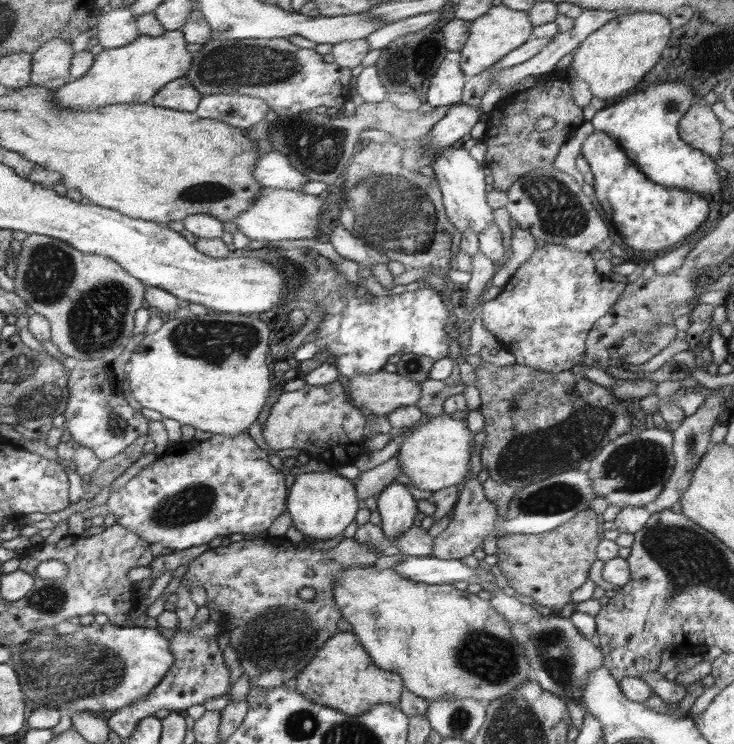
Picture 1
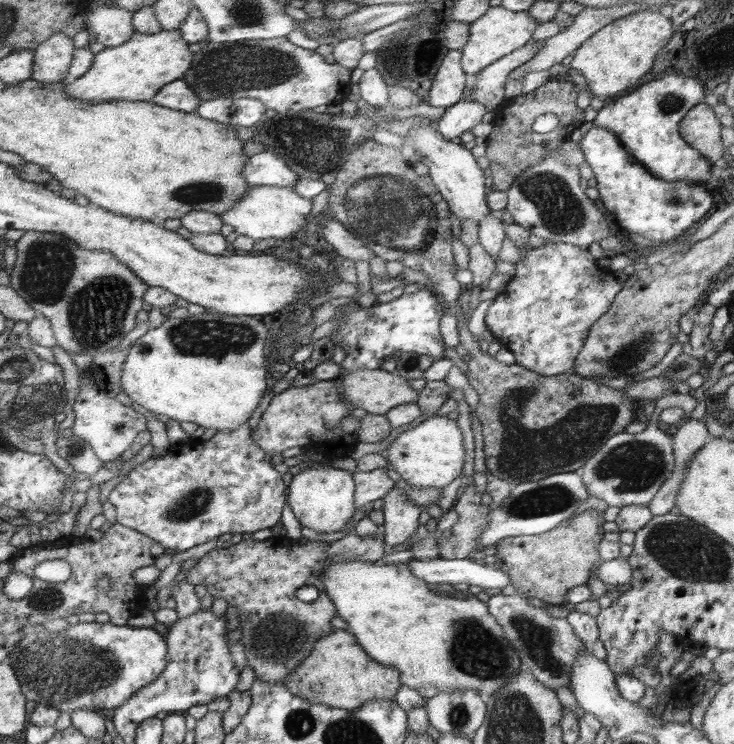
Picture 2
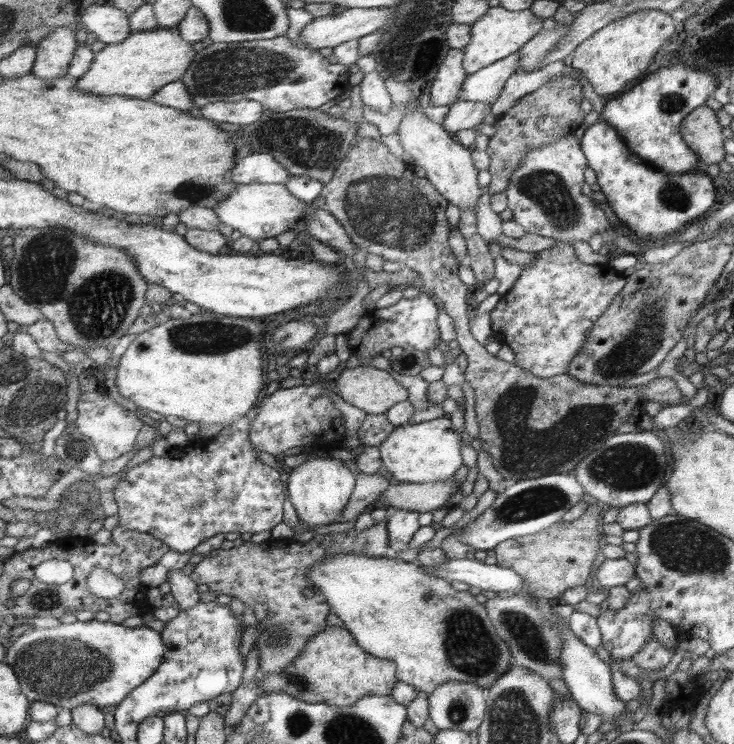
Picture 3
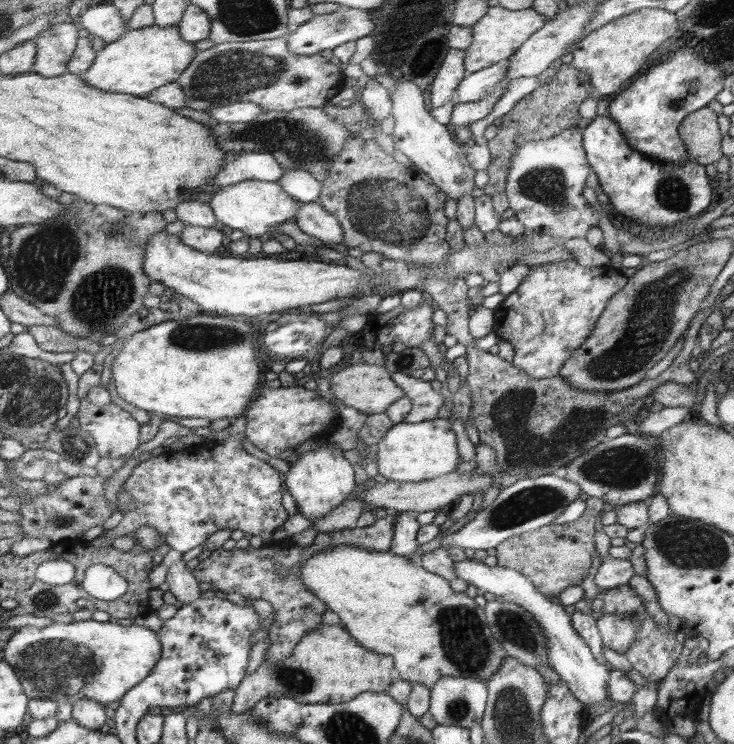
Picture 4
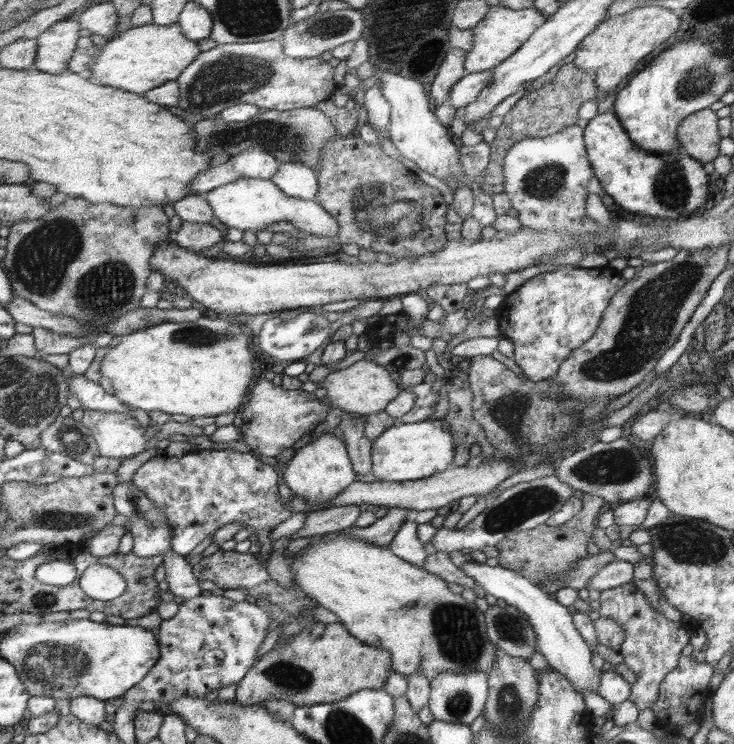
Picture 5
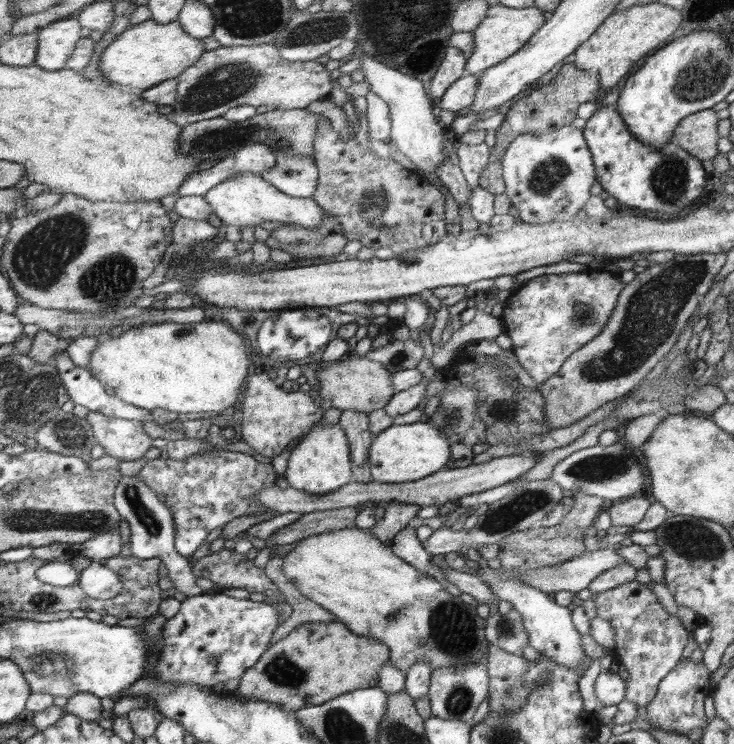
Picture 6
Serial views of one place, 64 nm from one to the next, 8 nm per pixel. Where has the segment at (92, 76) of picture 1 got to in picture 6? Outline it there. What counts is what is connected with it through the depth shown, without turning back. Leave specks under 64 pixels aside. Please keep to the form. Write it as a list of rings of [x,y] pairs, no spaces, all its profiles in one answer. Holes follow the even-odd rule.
[[[150,19],[127,28],[104,50],[100,71],[114,87],[126,85],[144,92],[160,82],[180,77],[205,53],[202,39],[189,35],[179,20],[164,24]]]

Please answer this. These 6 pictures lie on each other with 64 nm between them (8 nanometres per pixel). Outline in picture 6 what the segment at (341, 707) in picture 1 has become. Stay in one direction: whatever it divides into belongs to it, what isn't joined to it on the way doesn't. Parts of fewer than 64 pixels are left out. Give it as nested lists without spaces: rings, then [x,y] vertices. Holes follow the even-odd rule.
[[[342,622],[304,623],[272,644],[259,662],[240,678],[234,694],[242,699],[279,703],[292,710],[316,706],[340,694],[378,686],[377,669],[390,660],[390,650],[380,639],[357,635]]]

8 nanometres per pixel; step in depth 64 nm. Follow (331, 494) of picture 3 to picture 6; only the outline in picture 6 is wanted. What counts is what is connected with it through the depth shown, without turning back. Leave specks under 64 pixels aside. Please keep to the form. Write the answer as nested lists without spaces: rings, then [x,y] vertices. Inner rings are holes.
[[[316,421],[297,443],[291,447],[286,472],[282,475],[290,487],[310,494],[330,493],[354,481],[354,465],[351,462],[351,446],[347,434],[337,424]]]

